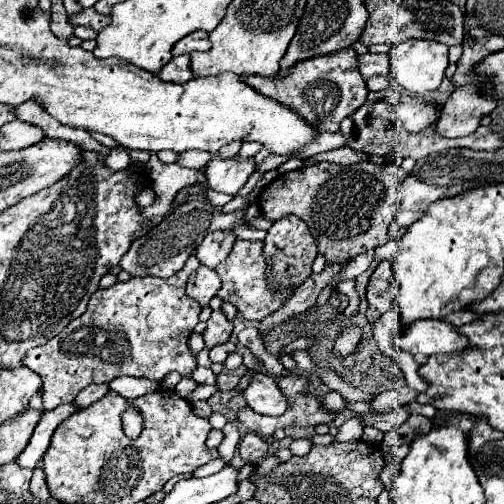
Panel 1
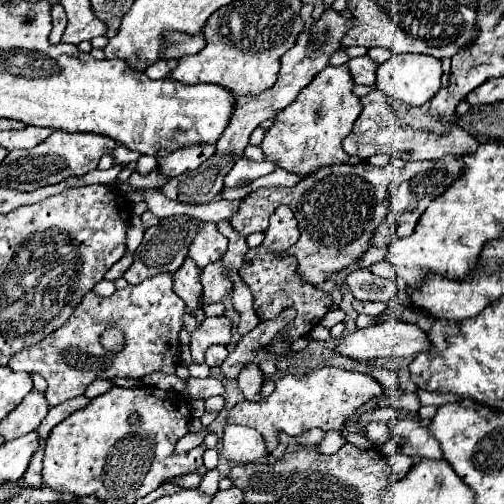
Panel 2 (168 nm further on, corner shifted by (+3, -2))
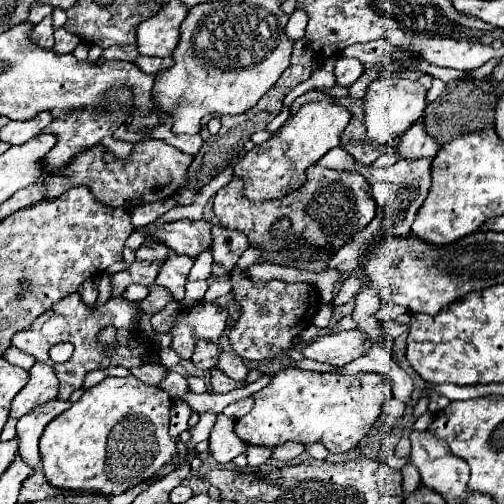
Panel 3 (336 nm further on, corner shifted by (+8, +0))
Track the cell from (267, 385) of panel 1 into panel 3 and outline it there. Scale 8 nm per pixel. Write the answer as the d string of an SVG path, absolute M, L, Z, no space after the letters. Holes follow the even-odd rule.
M220 353L220 361L216 365L218 369L222 369L228 377L236 379L236 381L246 381L248 375L248 367L244 365L244 361L234 355L234 353Z

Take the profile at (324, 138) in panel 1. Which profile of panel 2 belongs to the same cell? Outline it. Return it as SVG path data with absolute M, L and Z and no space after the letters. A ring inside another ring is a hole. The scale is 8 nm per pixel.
M243 157L243 159L239 159L233 165L233 169L229 171L229 175L225 177L225 187L237 187L237 183L243 181L243 179L245 181L255 181L257 177L267 175L273 169L277 169L277 167L273 163L269 163L269 161L257 163L257 161L249 161L247 157Z

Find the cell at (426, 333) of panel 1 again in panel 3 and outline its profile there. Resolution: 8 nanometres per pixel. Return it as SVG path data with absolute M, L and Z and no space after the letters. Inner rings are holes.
M360 329L338 331L322 335L316 341L302 347L302 353L308 359L316 359L330 365L346 365L368 353L372 347L372 337Z

